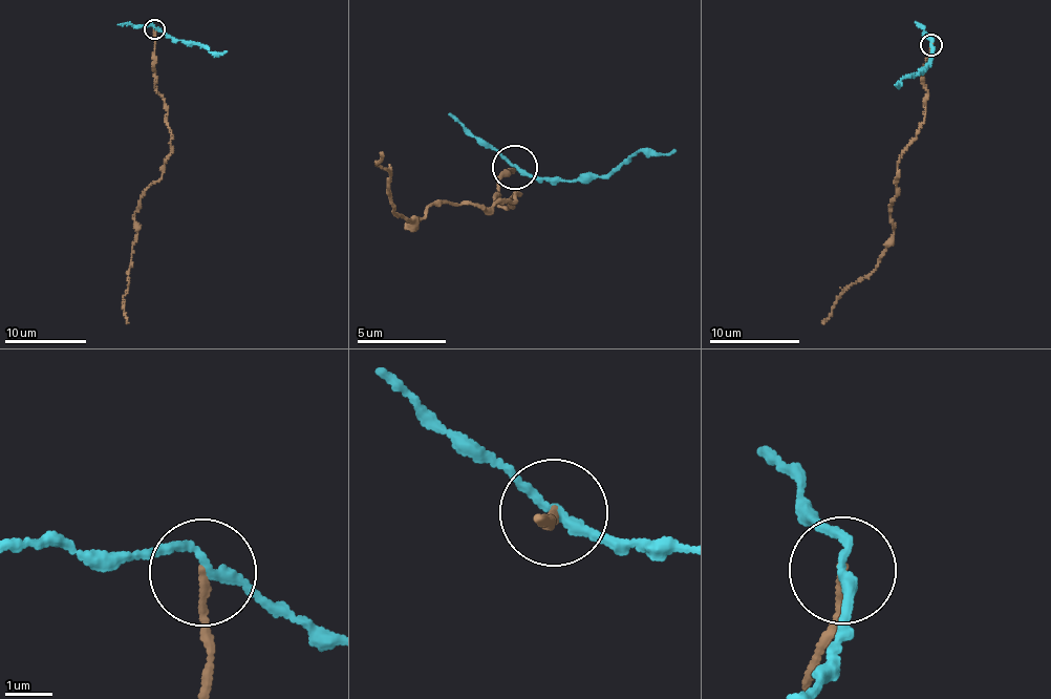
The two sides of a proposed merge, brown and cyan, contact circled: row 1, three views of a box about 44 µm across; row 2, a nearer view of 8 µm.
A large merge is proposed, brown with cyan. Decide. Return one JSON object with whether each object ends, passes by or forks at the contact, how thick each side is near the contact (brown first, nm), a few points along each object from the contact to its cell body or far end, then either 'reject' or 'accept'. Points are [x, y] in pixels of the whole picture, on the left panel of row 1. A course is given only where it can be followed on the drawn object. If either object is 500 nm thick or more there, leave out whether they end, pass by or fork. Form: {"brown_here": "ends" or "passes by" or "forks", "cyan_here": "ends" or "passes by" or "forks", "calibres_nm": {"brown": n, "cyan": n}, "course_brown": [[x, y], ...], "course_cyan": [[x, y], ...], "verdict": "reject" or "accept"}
{"brown_here": "ends", "cyan_here": "passes by", "calibres_nm": {"brown": 170, "cyan": 200}, "course_brown": [[153, 29], [155, 90], [168, 112], [171, 154], [162, 176], [141, 199], [128, 290], [123, 299], [126, 323]], "course_cyan": [[153, 27], [176, 40], [202, 44], [211, 51], [226, 51]], "verdict": "reject"}

